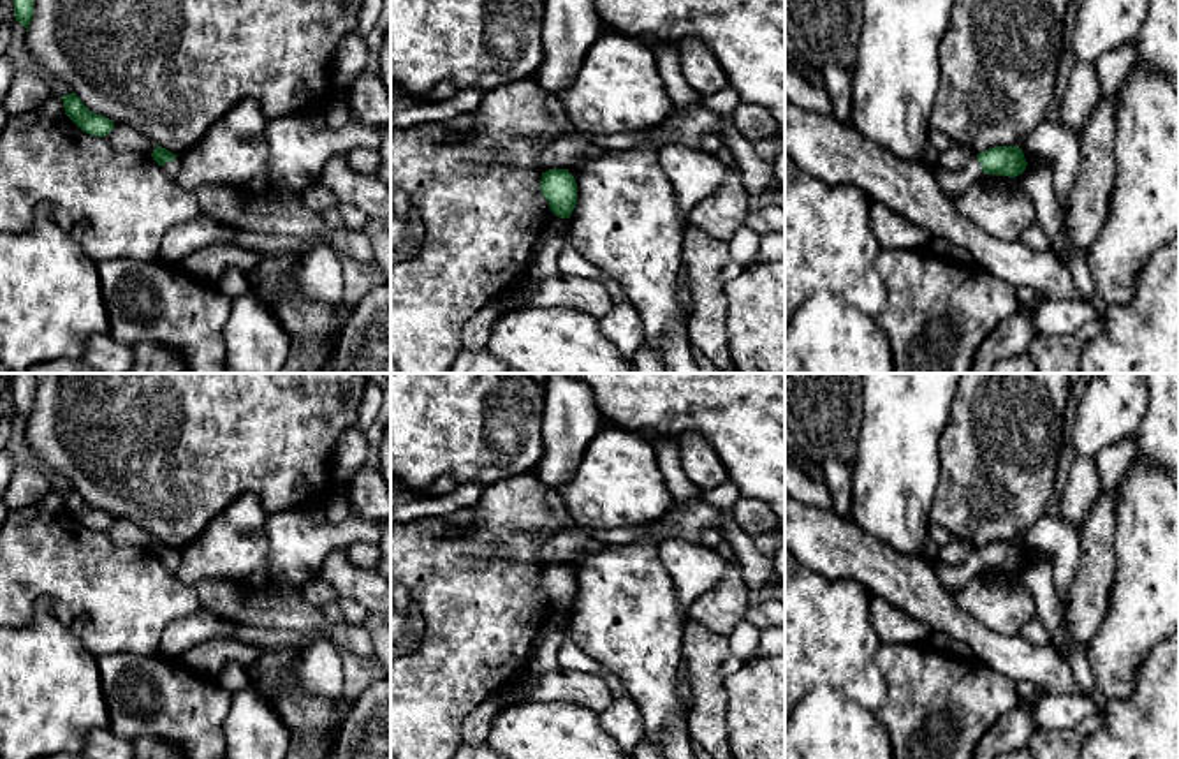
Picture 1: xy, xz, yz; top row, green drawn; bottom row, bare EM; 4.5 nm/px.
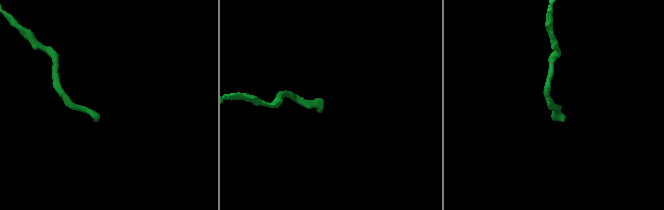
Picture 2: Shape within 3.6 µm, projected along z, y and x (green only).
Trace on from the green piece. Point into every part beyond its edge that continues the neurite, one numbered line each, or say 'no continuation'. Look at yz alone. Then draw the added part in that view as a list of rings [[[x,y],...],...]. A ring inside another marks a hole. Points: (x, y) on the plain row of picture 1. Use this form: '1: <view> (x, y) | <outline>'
1: yz (954, 578) | [[[973,549],[970,556],[961,562],[959,565],[948,565],[945,562],[934,560],[933,562],[934,572],[941,585],[950,592],[957,592],[964,588],[973,578],[978,576],[978,572],[984,569],[984,564]]]

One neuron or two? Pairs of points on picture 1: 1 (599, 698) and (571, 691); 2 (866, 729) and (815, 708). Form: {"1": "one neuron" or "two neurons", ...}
{"1": "one neuron", "2": "one neuron"}

